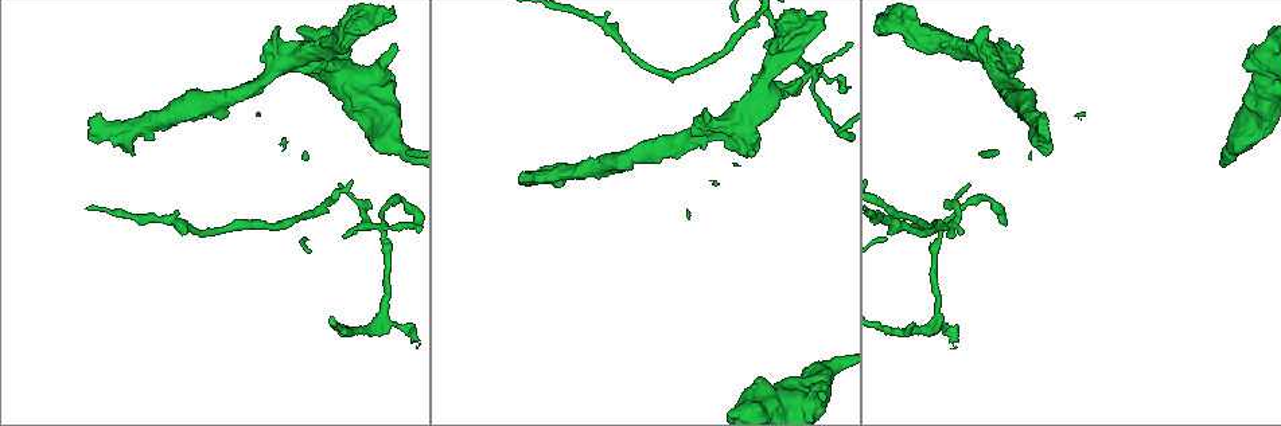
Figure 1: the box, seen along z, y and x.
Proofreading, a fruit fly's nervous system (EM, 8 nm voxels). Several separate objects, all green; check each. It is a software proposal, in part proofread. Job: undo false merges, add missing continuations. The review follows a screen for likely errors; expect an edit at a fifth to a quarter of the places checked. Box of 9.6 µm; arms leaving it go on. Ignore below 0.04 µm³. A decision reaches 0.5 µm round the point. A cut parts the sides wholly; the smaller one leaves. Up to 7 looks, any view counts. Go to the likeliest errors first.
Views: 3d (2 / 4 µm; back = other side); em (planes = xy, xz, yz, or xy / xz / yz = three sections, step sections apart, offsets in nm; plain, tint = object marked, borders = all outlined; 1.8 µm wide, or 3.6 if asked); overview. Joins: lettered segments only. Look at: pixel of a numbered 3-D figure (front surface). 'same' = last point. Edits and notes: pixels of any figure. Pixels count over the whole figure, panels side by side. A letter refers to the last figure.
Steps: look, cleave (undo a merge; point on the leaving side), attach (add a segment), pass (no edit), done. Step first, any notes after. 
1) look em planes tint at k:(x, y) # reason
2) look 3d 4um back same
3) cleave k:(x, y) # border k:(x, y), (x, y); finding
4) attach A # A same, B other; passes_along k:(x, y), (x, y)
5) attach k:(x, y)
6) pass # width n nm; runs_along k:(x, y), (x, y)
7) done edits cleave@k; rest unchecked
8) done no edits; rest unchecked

look 3d 2um at 1:(320, 47) # side arm on a straight run

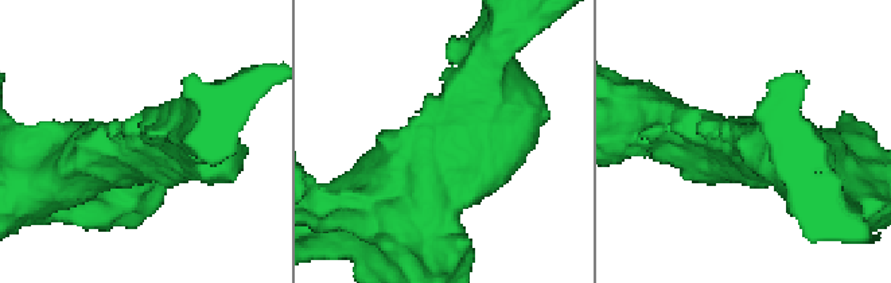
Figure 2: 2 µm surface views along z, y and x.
look em planes tint at 2:(438, 173) # arms 3; arm_widths 340, 360, 400 nm

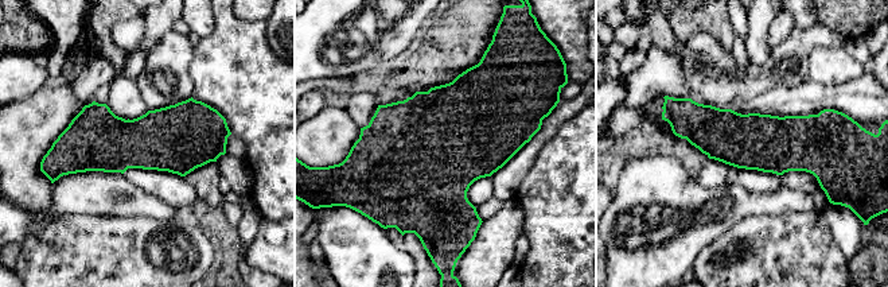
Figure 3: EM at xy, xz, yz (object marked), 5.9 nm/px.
look em planes borders same # what lies round it

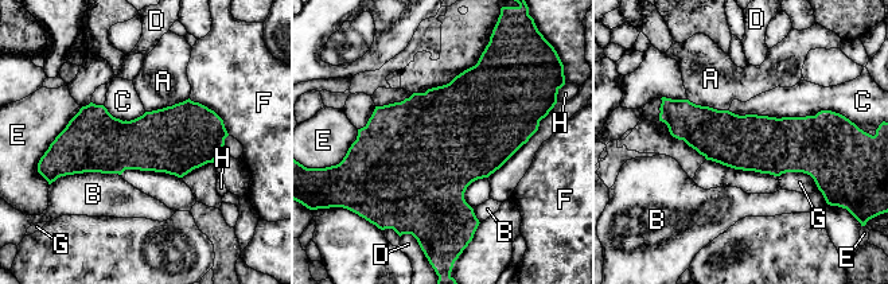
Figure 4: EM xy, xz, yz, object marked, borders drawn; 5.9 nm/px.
pass # width 340 nm; longest_contact B 400 nm; A other, B other, C other, D other, E other, F other, G other, H other; one cell here

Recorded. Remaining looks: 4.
look 3d 4um back at 1:(1251, 44)

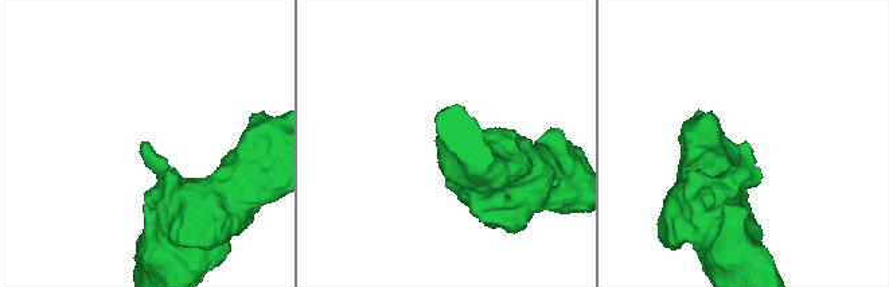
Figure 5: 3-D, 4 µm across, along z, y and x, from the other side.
look em 3.6um xy step 4 tint at 5:(745, 140)

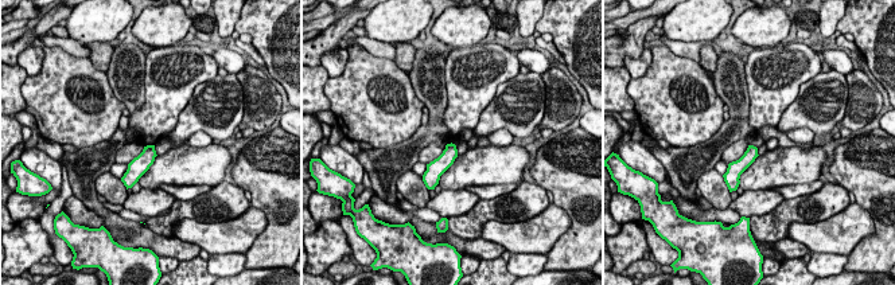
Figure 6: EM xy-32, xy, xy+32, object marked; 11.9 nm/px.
look em 3.6um planes borders same # cut it another way

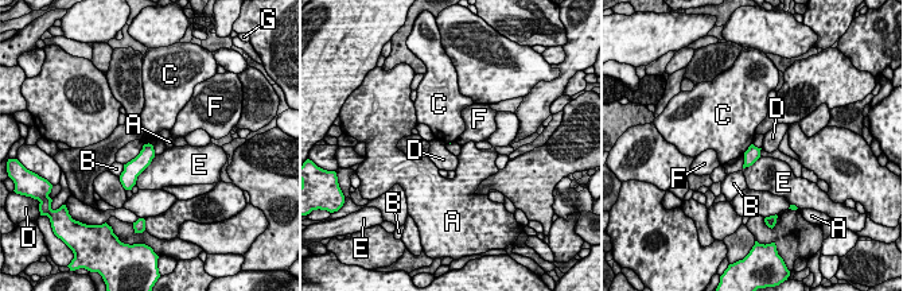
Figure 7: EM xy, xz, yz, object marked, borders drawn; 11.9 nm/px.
pass # A other, B other, C other, D other, E other, F other, G other; border 7:(752, 143), (761, 148); no lettered segment goes on from it

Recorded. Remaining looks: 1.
look em xy step 16 borders at 1:(92, 122) # an open end

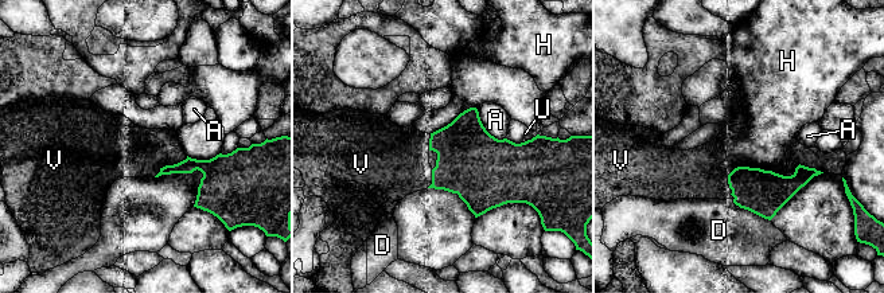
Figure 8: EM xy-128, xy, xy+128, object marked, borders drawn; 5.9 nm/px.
attach V # longest_contact H 380 nm; A other, D other, H other, U other, V same; passes_along 8:(211, 170), (170, 165), (131, 151); the cell continues

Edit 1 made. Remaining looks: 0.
done edits attach@8; rest unchecked

